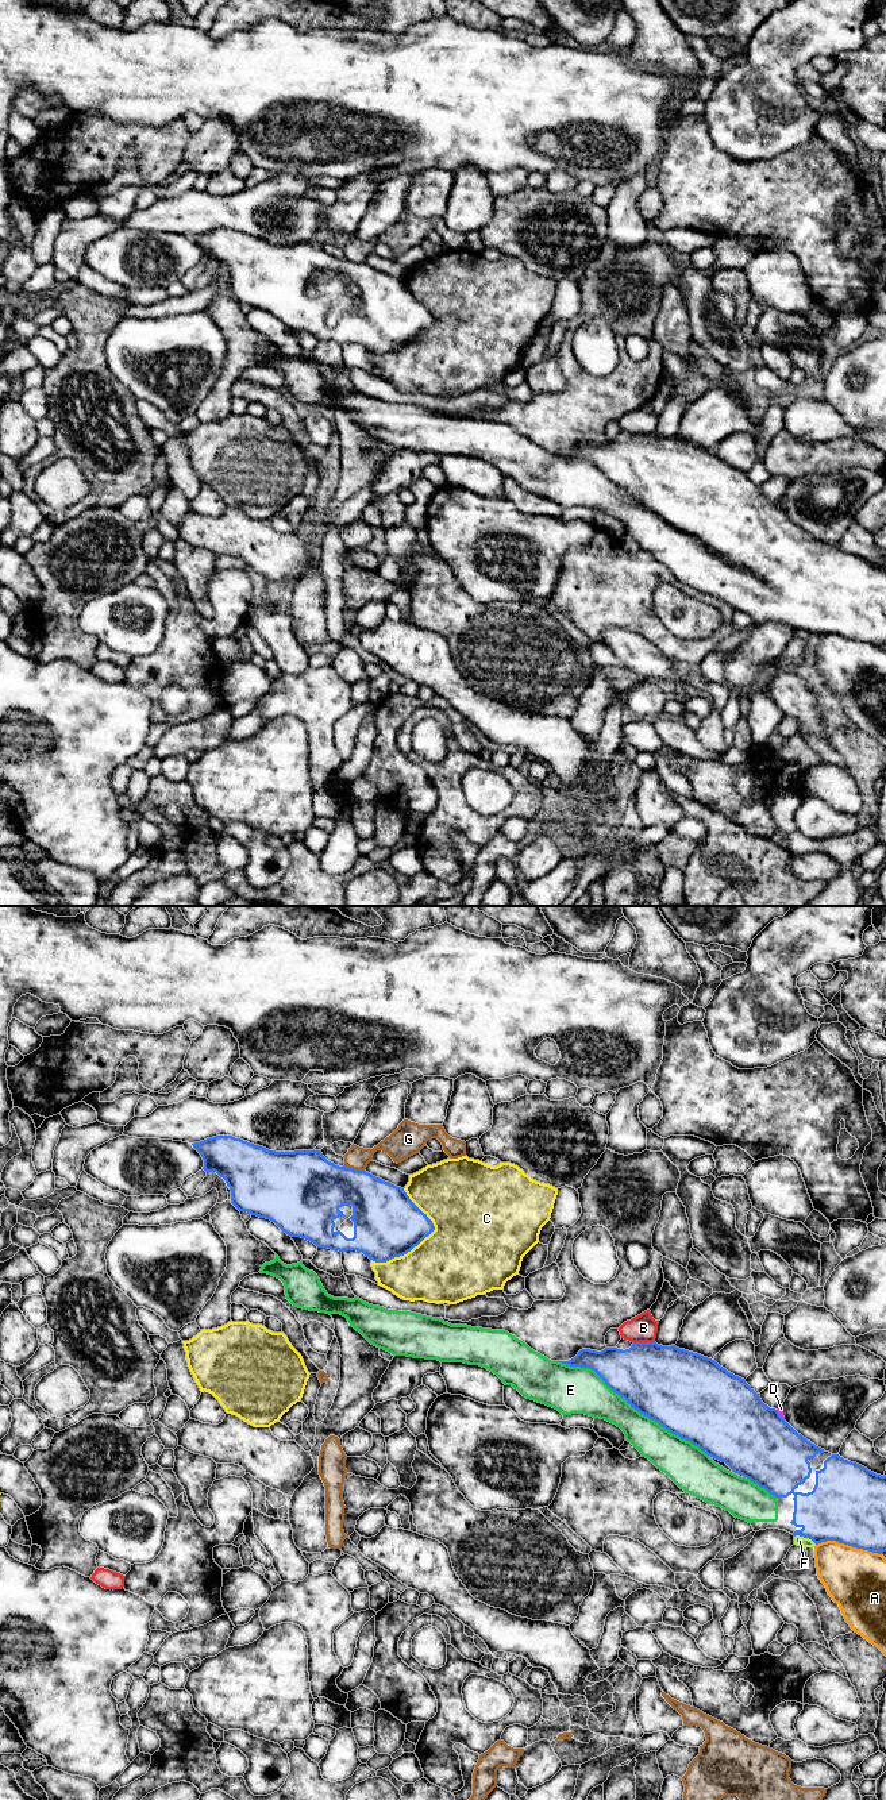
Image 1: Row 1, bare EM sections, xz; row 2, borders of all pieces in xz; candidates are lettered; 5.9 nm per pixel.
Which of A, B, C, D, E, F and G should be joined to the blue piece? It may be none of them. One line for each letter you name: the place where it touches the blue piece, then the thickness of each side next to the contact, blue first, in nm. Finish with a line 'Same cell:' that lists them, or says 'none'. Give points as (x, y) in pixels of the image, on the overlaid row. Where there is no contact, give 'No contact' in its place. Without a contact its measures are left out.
E: Touches blue at xz (632, 1406). Thickness 460 nm (blue) against 220 nm
Same cell: E

